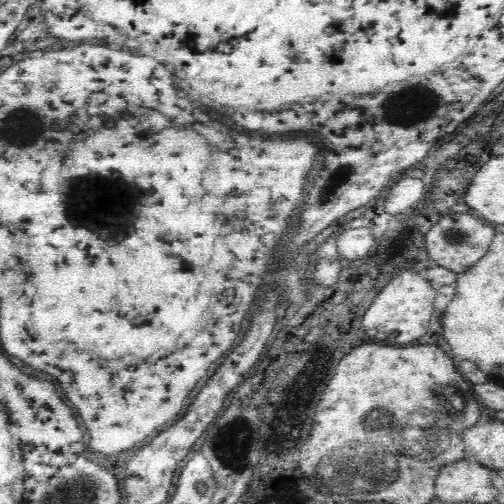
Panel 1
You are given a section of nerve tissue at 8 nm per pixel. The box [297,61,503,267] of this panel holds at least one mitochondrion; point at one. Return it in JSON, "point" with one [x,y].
{"point":[330,186]}

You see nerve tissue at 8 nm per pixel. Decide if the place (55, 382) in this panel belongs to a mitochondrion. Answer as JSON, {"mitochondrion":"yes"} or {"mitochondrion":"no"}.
{"mitochondrion":"no"}

